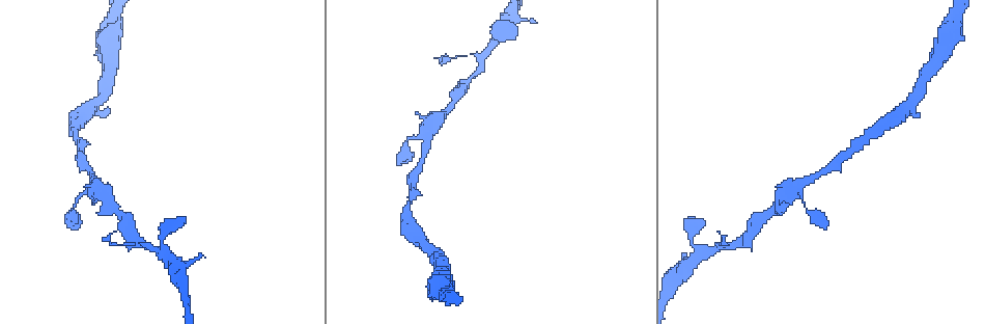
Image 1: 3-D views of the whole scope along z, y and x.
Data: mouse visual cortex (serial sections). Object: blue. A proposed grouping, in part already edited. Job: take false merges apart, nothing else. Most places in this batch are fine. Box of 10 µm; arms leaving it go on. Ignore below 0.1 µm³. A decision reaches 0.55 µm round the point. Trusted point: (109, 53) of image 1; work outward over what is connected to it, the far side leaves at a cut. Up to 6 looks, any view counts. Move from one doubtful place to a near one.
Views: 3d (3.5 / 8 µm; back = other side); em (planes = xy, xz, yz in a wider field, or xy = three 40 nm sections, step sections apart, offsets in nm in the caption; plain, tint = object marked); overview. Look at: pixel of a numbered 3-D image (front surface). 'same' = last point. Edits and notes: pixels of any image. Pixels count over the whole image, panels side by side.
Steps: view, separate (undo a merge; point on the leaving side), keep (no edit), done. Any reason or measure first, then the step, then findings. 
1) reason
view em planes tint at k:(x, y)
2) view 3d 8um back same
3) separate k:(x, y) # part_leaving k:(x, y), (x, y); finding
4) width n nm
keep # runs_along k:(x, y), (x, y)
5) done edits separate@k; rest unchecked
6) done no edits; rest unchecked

calibre changes
view 3d 3.5um at 1:(406, 217)

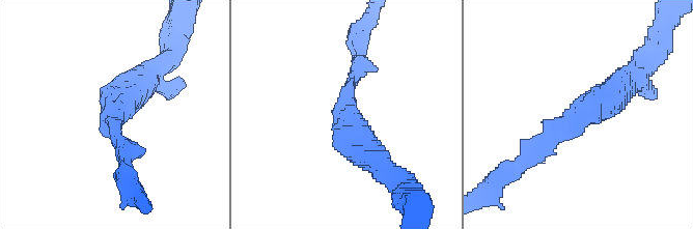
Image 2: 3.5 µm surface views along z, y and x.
arm_widths 200, 450 nm; shape alone is not enough
view em xy step 1 tint at 2:(346, 116)

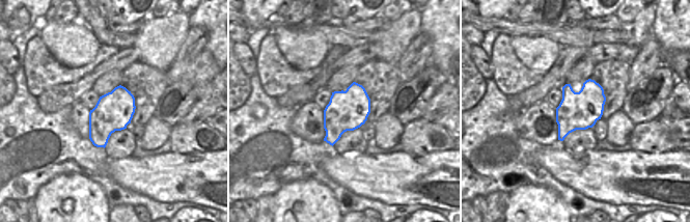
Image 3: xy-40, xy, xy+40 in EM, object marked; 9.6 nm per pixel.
another direction
view em xy step 2 tint same

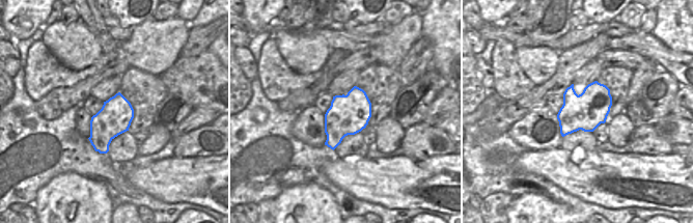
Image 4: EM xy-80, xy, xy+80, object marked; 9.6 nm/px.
keep # runs_along 2:(627, 78), (531, 158); continuous, no second cell

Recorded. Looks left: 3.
view 3d 3.5um at 1:(99, 185)

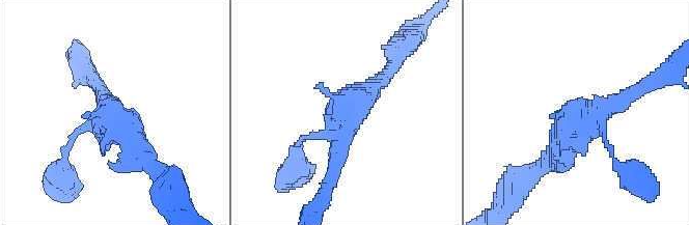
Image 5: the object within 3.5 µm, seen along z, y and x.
view em xy step 3 tint at 5:(114, 118)

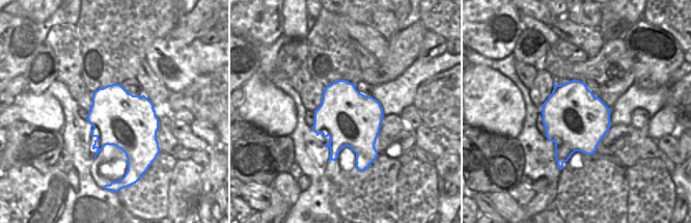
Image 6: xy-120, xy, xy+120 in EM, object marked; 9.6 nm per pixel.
width 550 nm
keep # runs_along 5:(648, 84), (574, 122), (552, 155); one cell here

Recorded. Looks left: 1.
done no edits; rest unchecked

